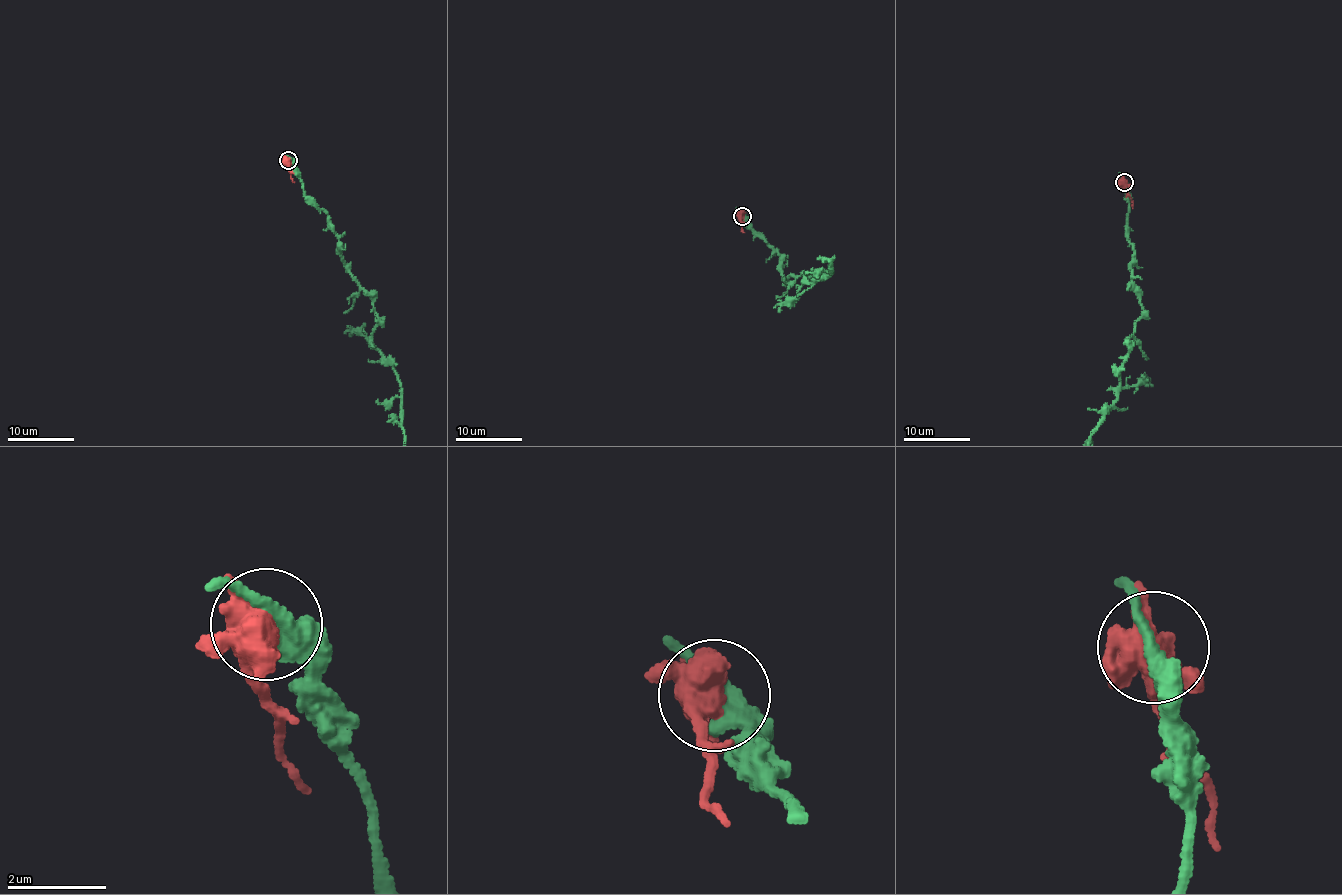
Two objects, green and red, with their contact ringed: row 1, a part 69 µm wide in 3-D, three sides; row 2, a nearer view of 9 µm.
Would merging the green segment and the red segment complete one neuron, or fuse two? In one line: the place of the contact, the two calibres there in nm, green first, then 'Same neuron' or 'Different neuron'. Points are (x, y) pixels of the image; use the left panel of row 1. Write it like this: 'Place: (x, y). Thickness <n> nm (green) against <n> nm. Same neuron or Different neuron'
Place: (288, 160). Thickness 340 nm (green) against 550 nm. Different neuron

